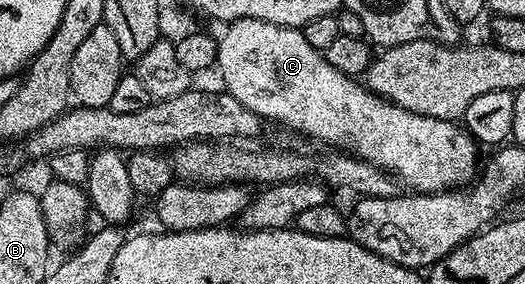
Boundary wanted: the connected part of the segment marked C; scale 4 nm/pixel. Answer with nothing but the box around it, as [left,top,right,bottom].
[215,18,477,192]

